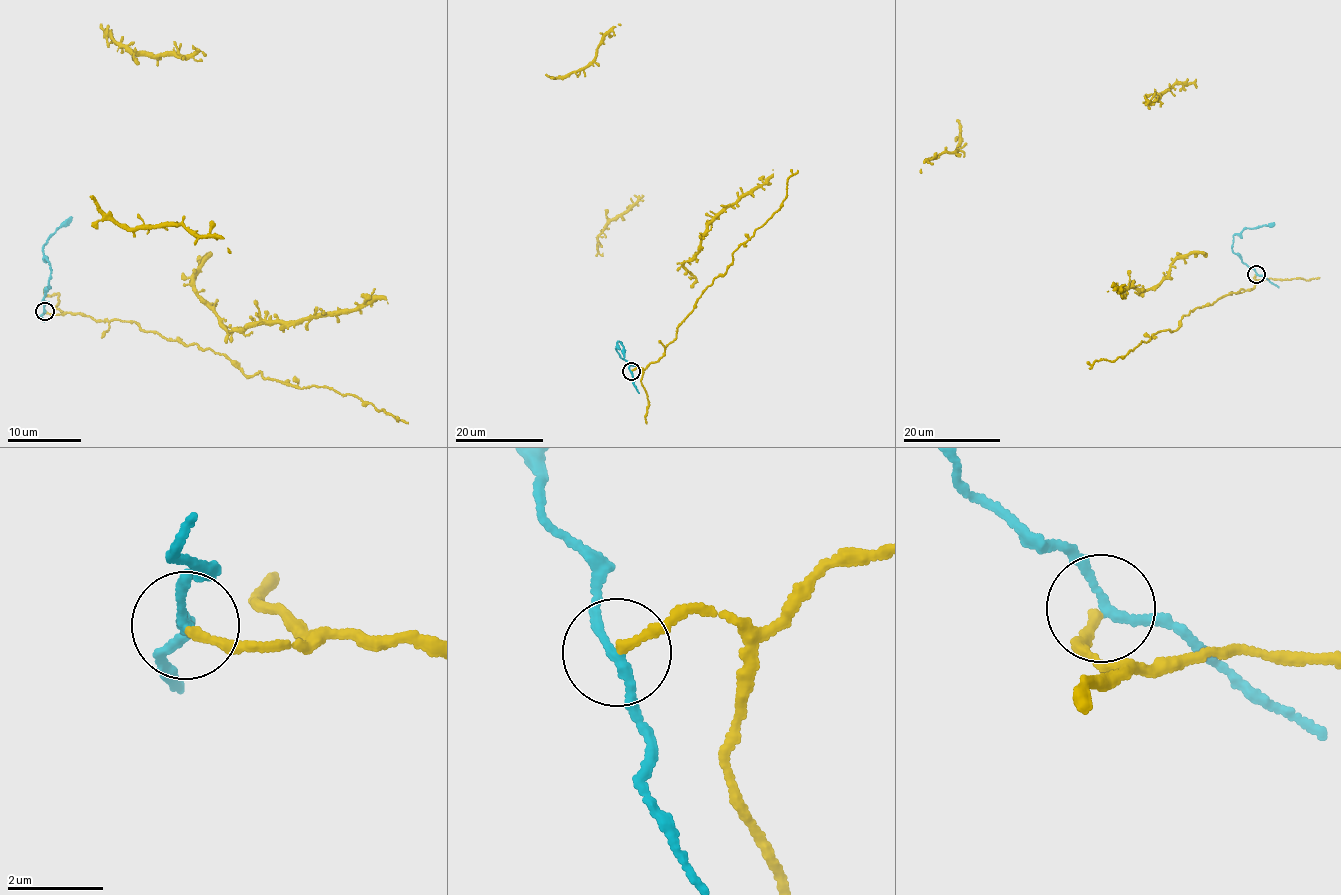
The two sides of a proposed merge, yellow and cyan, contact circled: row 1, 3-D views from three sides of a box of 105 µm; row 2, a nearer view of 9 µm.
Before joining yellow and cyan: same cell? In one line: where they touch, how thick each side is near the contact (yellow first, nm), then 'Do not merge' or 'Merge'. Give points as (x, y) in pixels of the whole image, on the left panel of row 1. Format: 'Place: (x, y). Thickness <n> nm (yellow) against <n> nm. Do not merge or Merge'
Place: (44, 311). Thickness 180 nm (yellow) against 170 nm. Do not merge

